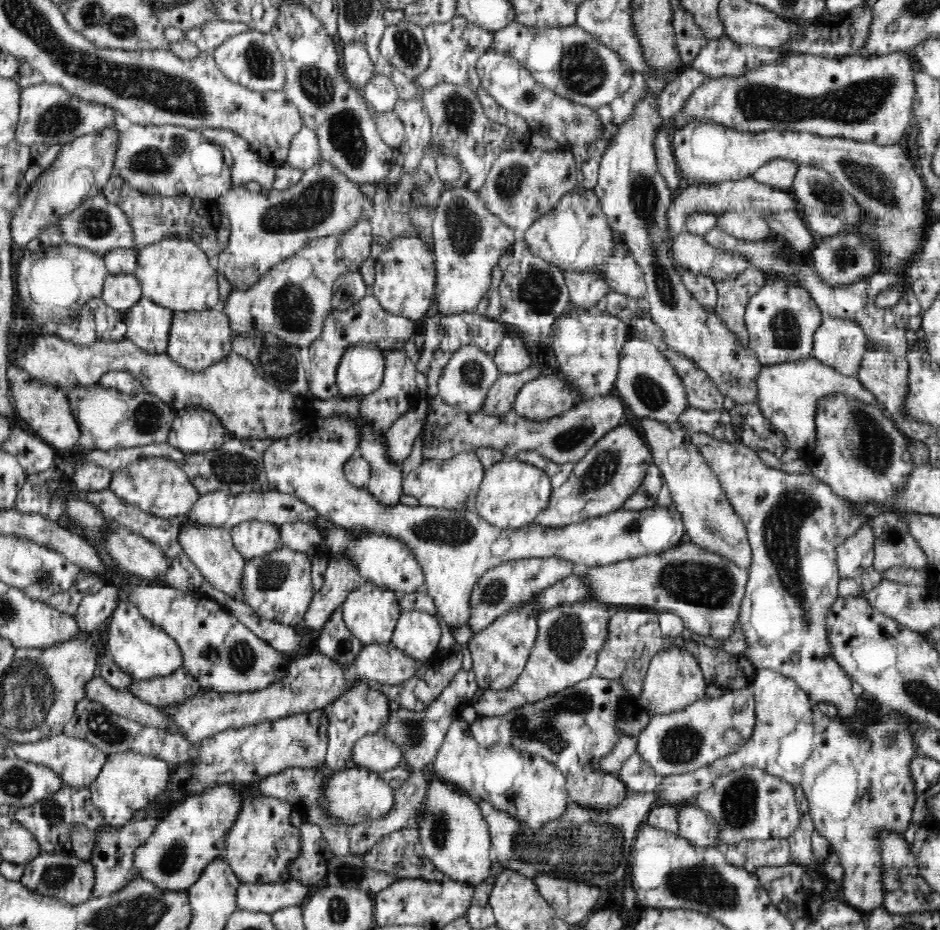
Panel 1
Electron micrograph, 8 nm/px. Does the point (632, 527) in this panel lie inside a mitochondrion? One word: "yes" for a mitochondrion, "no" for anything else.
yes

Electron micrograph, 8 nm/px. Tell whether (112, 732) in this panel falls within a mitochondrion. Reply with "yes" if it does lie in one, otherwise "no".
yes

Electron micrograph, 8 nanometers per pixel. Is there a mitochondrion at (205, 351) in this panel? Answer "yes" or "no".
no

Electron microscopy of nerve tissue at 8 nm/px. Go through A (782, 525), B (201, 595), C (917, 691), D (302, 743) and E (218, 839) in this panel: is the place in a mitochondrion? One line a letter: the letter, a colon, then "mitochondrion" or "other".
A: mitochondrion
B: other
C: mitochondrion
D: mitochondrion
E: other

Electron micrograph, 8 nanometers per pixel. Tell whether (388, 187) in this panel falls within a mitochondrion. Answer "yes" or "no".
no

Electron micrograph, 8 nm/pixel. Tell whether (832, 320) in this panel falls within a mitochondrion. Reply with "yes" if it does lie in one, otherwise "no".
no

